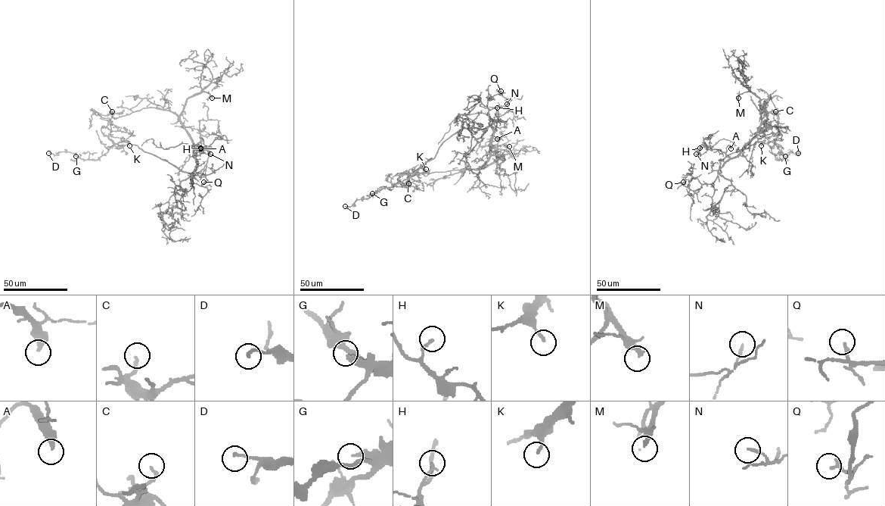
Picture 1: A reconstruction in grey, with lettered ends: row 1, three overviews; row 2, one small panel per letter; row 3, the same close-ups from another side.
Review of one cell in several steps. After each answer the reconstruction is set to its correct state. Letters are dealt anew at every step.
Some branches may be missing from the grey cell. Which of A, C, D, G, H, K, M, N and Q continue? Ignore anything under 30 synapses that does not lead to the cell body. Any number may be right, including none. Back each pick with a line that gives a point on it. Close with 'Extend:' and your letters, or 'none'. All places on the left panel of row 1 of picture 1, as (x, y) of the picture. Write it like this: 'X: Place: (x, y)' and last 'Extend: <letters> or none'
M: Place: (212, 98)
Extend: M

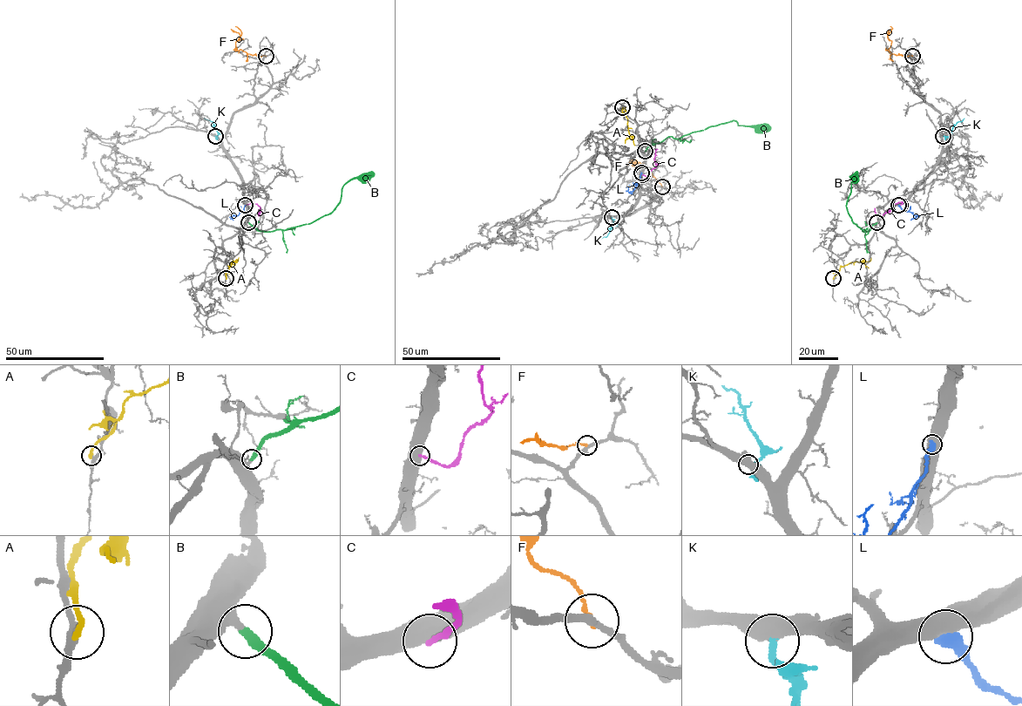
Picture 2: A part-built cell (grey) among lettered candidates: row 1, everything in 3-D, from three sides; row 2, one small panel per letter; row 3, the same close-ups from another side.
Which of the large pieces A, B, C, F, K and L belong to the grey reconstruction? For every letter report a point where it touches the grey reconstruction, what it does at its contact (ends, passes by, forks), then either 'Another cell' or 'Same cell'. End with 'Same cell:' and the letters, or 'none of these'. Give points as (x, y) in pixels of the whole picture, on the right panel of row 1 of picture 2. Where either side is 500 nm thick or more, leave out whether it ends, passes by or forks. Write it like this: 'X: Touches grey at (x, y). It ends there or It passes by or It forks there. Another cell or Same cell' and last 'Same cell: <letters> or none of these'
A: Touches grey at (833, 278). It ends there. Another cell
B: Touches grey at (876, 222). It ends there. Same cell
C: Touches grey at (900, 205). Another cell
F: Touches grey at (912, 56). It ends there. Another cell
K: Touches grey at (943, 136). Same cell
L: Touches grey at (898, 205). Another cell
Same cell: B, K

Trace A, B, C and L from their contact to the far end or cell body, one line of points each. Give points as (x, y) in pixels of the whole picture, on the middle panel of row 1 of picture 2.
A: (622, 107), (627, 118), (629, 134), (635, 145)
B: (645, 151), (668, 137), (681, 138), (733, 120), (738, 125), (763, 125), (770, 130)
C: (642, 174), (649, 176), (656, 166), (654, 159), (657, 148)
L: (641, 173), (631, 193), (628, 191), (629, 185)

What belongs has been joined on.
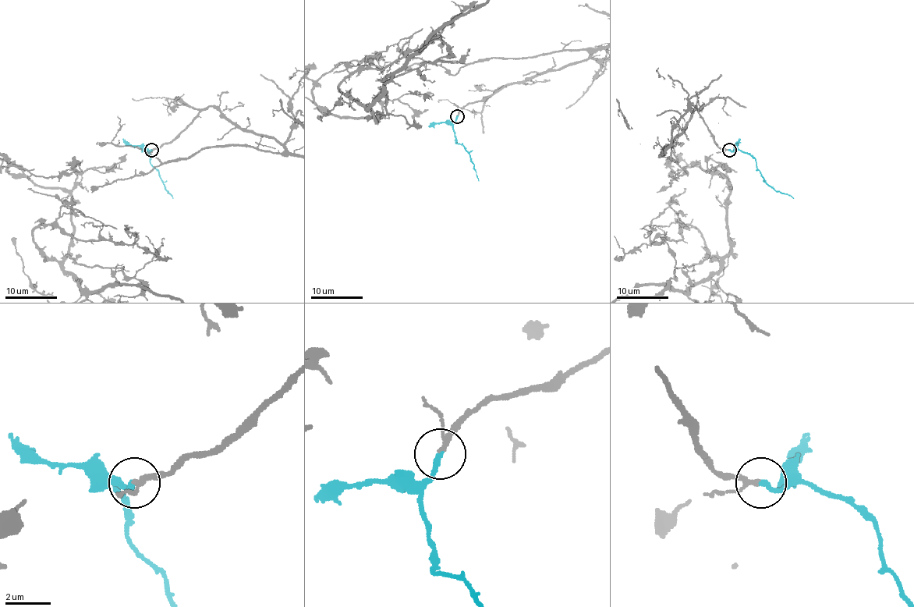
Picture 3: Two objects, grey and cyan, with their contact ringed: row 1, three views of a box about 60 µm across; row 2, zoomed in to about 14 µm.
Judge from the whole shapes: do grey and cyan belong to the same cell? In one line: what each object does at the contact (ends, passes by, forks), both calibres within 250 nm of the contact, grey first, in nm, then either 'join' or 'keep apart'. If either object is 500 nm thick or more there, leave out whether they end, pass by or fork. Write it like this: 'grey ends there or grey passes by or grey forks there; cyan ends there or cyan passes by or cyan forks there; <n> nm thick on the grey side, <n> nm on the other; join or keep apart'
grey passes by; cyan ends there; 160 nm thick on the grey side, 200 nm on the other; join

